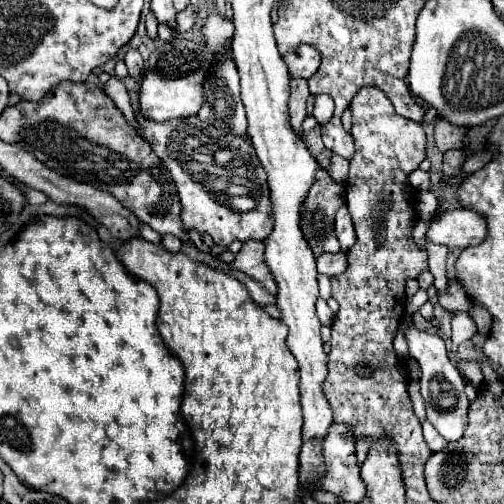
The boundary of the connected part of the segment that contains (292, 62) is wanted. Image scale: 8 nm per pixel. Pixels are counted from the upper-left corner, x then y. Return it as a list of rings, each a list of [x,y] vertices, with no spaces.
[[[301,44],[295,50],[287,52],[283,56],[283,60],[289,68],[291,78],[305,78],[307,80],[317,72],[317,68],[321,64],[321,54],[317,50],[313,50],[313,46]]]

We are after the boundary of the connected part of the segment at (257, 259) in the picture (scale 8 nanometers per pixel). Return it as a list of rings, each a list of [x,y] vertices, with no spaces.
[[[245,242],[241,252],[235,256],[233,266],[257,280],[269,294],[277,294],[277,286],[273,284],[273,276],[269,274],[265,262],[263,262],[265,244],[263,242]]]

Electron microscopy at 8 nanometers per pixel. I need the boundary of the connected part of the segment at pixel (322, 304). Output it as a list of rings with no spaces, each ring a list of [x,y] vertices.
[[[323,298],[317,300],[317,314],[319,314],[319,320],[321,320],[323,324],[331,324],[333,318],[335,318],[335,314],[331,312],[331,308],[327,306],[327,302],[325,302]]]

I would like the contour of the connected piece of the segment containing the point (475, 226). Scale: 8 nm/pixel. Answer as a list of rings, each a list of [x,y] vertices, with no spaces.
[[[453,210],[441,212],[433,218],[427,228],[427,242],[445,244],[451,248],[467,248],[483,242],[487,234],[487,222],[481,214],[473,210]]]

